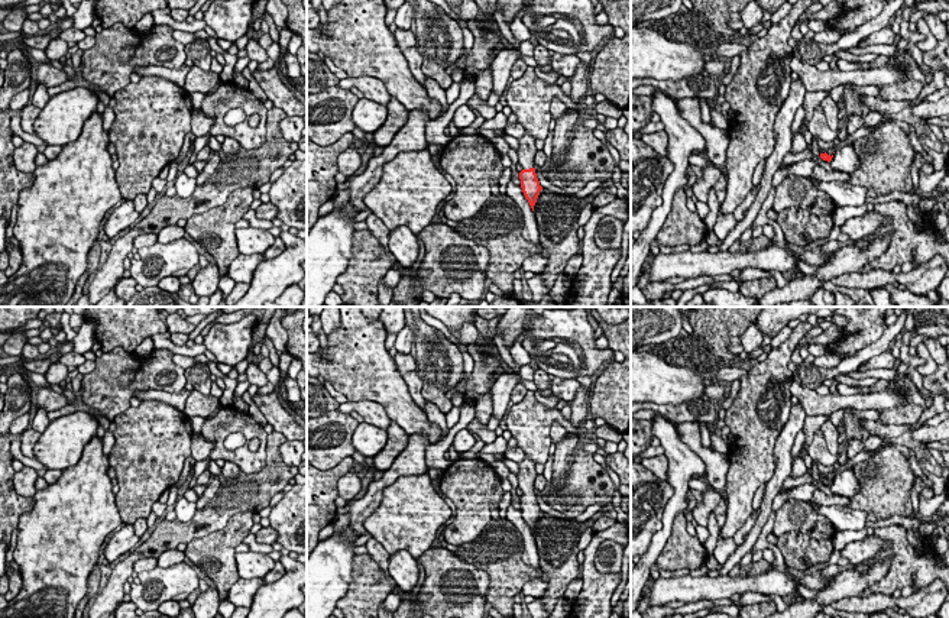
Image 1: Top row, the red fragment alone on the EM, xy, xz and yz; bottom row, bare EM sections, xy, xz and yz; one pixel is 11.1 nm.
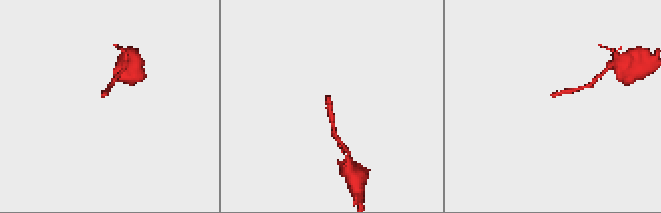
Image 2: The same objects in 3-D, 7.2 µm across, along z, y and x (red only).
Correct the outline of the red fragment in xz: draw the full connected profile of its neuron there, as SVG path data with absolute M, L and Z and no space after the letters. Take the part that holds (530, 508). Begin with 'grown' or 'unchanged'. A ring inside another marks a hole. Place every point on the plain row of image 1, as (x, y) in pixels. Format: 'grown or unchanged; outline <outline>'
grown; outline M525 456L525 459L518 465L518 486L524 492L519 496L521 512L534 536L534 530L537 527L540 515L542 514L535 498L535 478L538 473L535 472L535 463L528 456Z

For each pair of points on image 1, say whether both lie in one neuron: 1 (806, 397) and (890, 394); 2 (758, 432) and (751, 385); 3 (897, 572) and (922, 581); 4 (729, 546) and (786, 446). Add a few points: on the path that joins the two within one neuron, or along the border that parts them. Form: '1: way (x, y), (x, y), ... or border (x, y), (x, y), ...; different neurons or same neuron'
1: way (826, 401), (870, 401); same neuron
2: way (754, 420), (751, 417), (751, 397); same neuron
3: way (904, 570), (916, 570), (919, 573); same neuron
4: border (738, 546), (722, 565); different neurons

